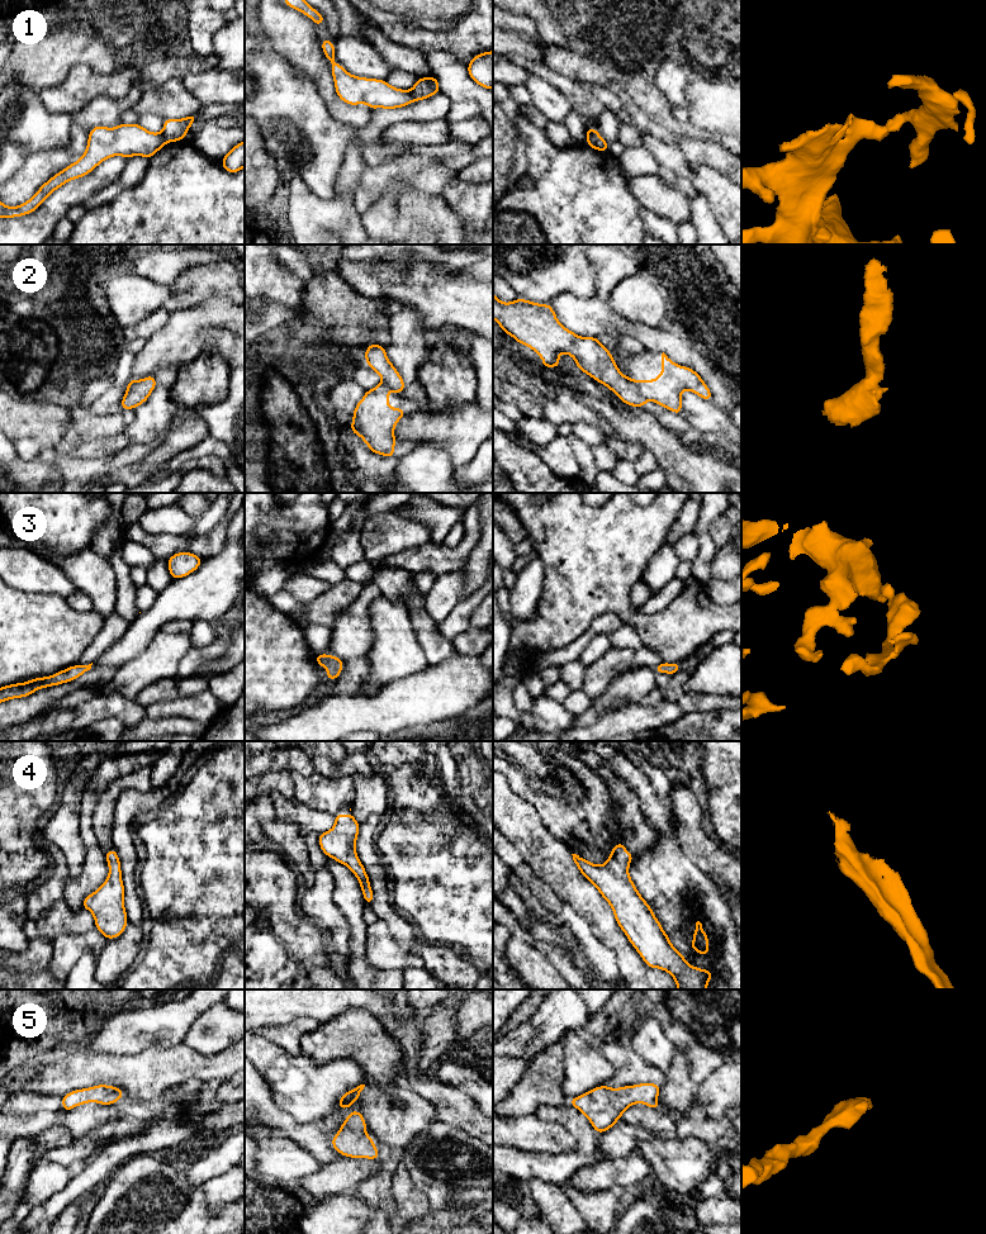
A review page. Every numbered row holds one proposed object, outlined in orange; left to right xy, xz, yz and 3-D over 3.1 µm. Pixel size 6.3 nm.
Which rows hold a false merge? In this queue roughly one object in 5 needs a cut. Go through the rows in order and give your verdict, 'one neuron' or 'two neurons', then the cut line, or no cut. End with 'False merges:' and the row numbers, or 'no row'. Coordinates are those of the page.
1: two neurons | xz (409, 91), (415, 100)
2: two neurons | yz (631, 380), (645, 400)
3: one neuron | no cut
4: one neuron | no cut
5: one neuron | no cut
False merges: 1, 2

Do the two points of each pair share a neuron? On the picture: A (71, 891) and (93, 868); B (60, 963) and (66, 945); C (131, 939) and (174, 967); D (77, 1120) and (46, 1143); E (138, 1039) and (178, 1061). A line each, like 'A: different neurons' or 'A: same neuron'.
A: same neuron
B: same neuron
C: different neurons
D: different neurons
E: different neurons

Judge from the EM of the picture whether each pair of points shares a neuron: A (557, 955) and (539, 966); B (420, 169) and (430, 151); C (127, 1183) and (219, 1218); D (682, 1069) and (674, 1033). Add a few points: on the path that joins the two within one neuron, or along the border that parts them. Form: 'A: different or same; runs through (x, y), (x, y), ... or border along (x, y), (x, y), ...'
A: different; border along (539, 941), (537, 949), (560, 976)
B: different; border along (396, 157), (422, 155), (434, 157), (444, 165)
C: same; runs through (150, 1206), (160, 1216), (197, 1218)
D: different; border along (677, 1048), (685, 1053), (690, 1077)

